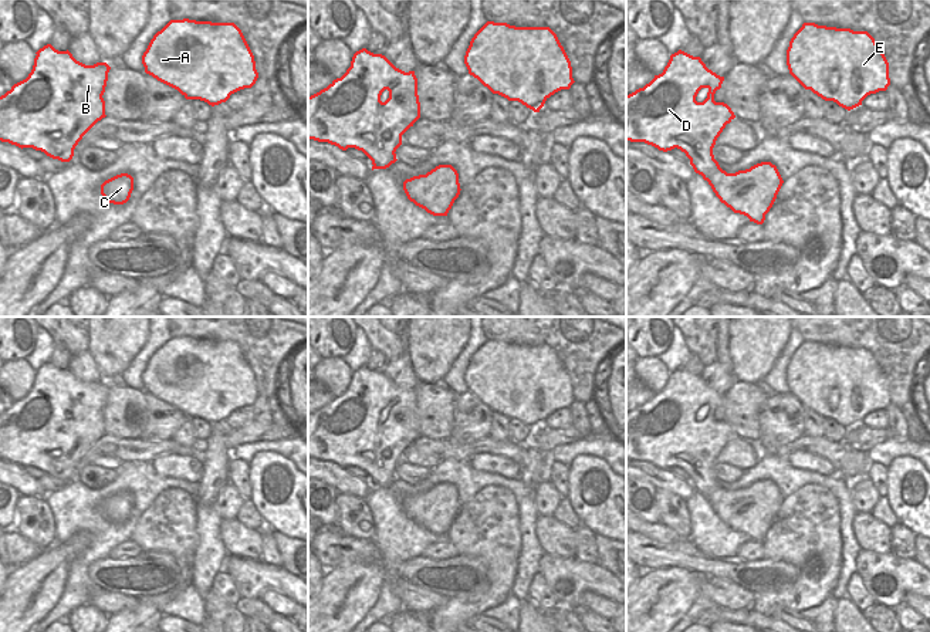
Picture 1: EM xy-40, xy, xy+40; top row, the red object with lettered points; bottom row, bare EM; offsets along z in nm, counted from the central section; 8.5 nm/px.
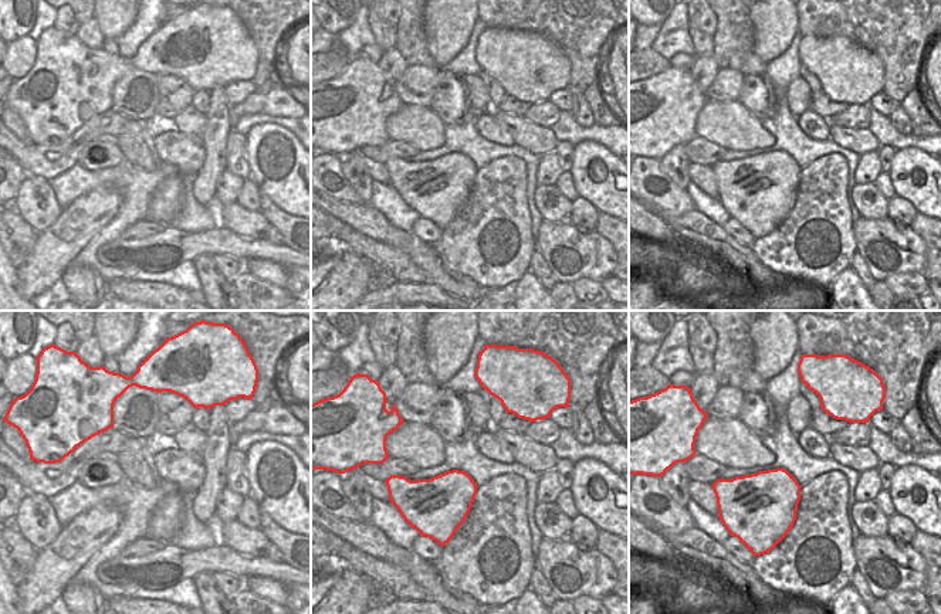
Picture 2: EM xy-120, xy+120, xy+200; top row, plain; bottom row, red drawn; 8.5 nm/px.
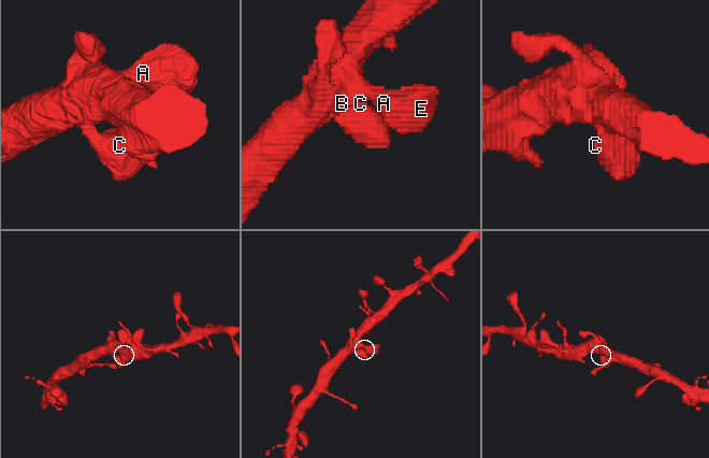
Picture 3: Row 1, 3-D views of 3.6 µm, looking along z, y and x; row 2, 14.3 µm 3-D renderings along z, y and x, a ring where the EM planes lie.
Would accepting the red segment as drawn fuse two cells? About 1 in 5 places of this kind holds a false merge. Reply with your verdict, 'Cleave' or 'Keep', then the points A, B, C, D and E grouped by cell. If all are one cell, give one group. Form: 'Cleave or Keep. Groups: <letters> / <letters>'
Keep. Groups: A B C D E.

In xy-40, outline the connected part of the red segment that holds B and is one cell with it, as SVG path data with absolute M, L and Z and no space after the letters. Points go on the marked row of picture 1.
M51 44L35 54L28 77L0 97L0 141L70 162L82 136L106 116L102 95L111 67L106 62L85 65L68 50L58 51Z

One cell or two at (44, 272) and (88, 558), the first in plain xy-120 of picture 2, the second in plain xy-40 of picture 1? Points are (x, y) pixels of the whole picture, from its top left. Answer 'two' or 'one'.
two

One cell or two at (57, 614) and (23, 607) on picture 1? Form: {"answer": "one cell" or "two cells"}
{"answer": "two cells"}

